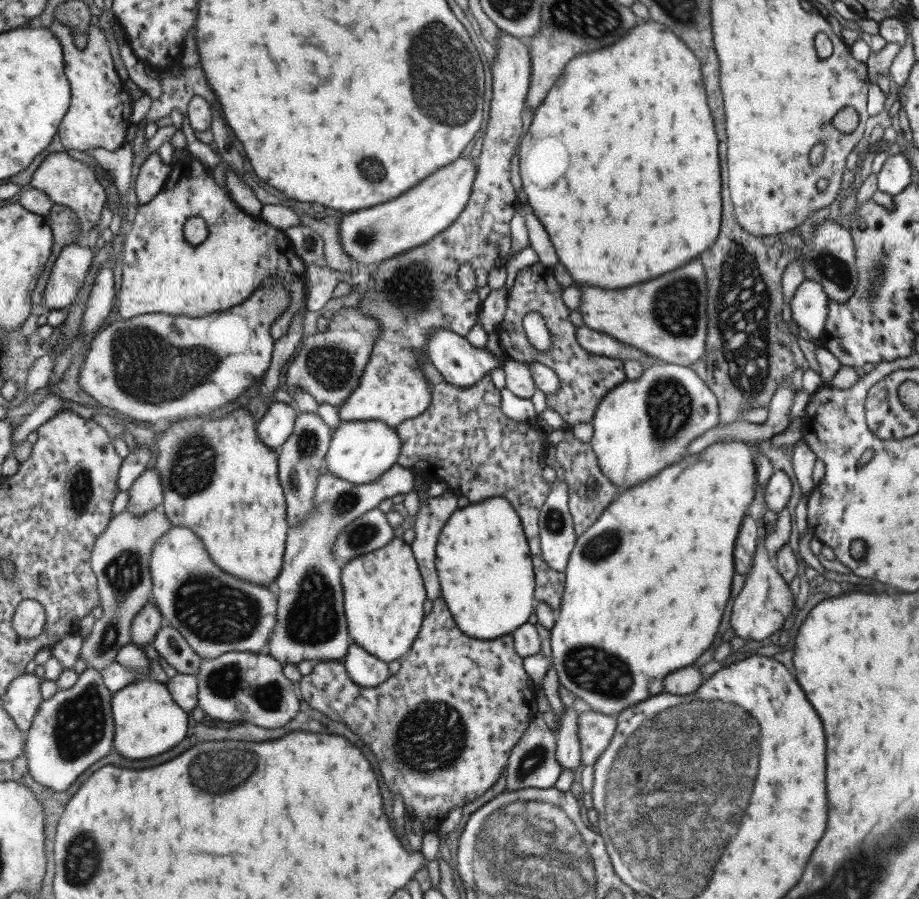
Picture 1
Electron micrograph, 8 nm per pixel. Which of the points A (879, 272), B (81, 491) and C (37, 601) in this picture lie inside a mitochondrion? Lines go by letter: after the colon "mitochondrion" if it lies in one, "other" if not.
A: mitochondrion
B: mitochondrion
C: other

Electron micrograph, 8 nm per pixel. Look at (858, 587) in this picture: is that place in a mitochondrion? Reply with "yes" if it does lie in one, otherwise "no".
no

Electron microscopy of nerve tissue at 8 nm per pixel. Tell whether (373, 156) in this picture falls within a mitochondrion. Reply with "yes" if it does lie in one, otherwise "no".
yes

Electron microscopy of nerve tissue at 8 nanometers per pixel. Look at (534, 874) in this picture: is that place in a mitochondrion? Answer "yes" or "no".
yes

